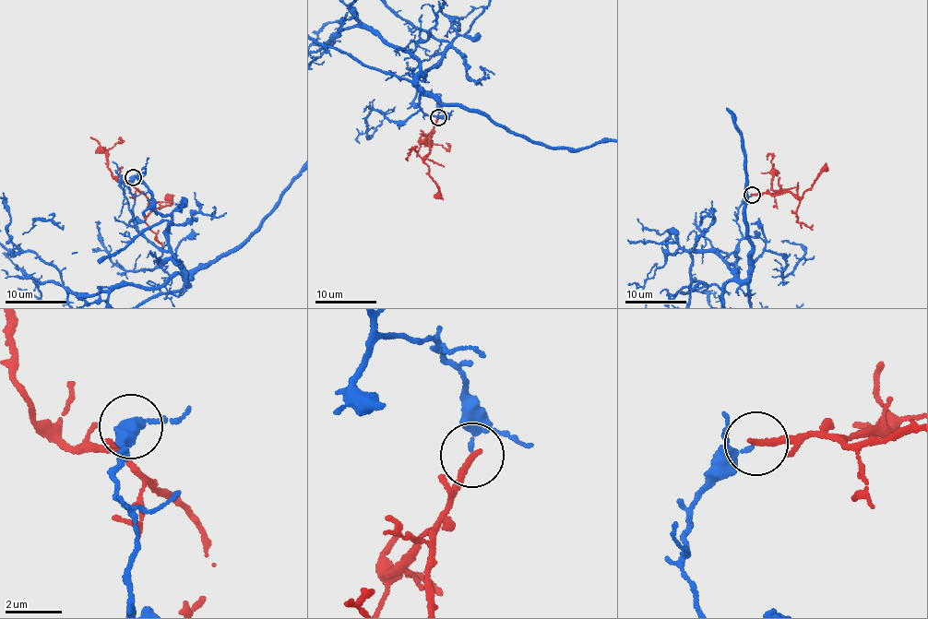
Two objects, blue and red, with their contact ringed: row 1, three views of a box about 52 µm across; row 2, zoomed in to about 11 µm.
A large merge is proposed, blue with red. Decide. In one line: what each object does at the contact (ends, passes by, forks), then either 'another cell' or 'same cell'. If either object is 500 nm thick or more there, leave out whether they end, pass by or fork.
blue ends; red ends; another cell

